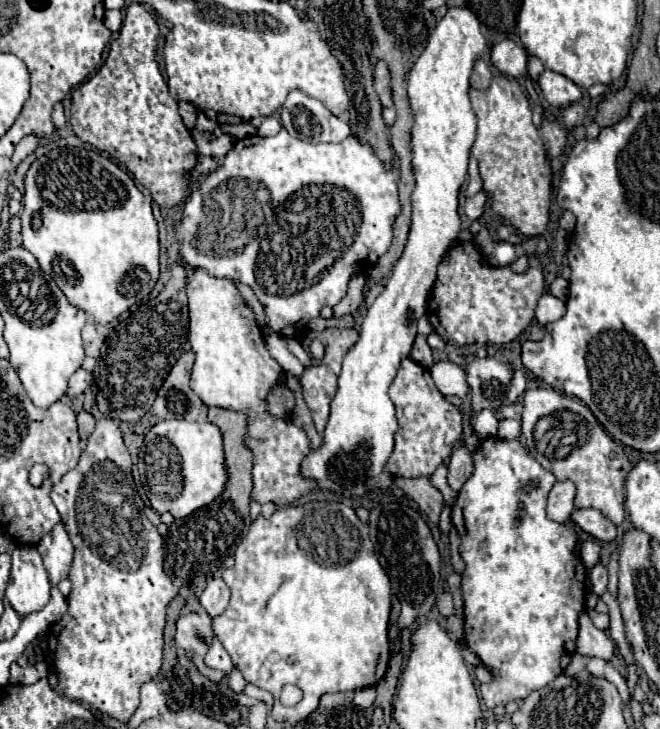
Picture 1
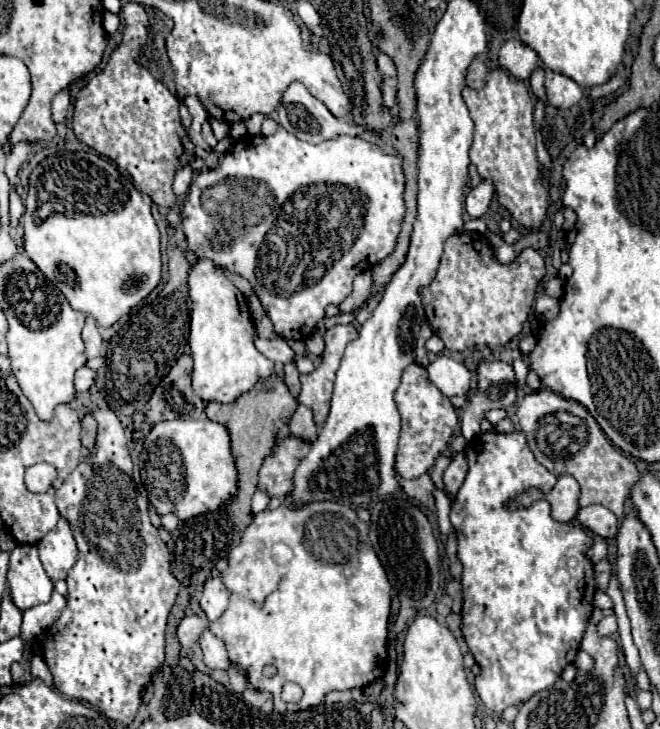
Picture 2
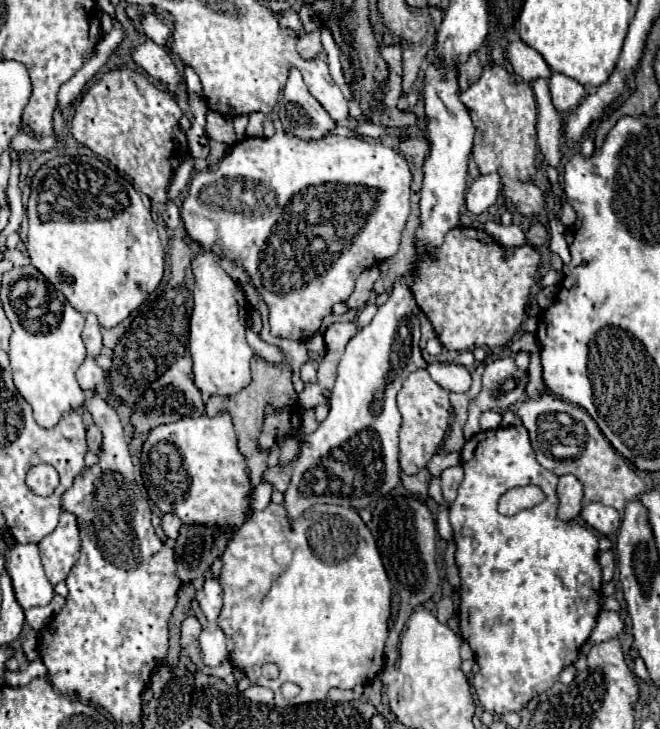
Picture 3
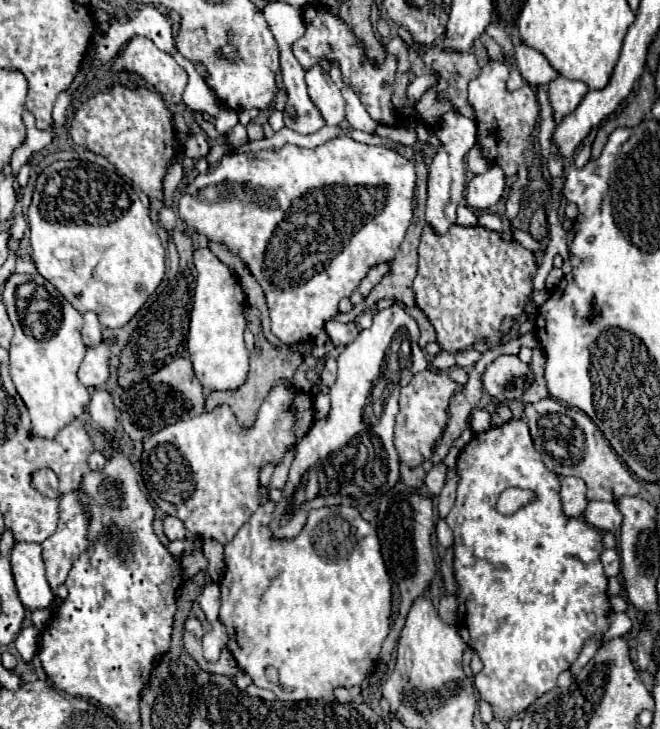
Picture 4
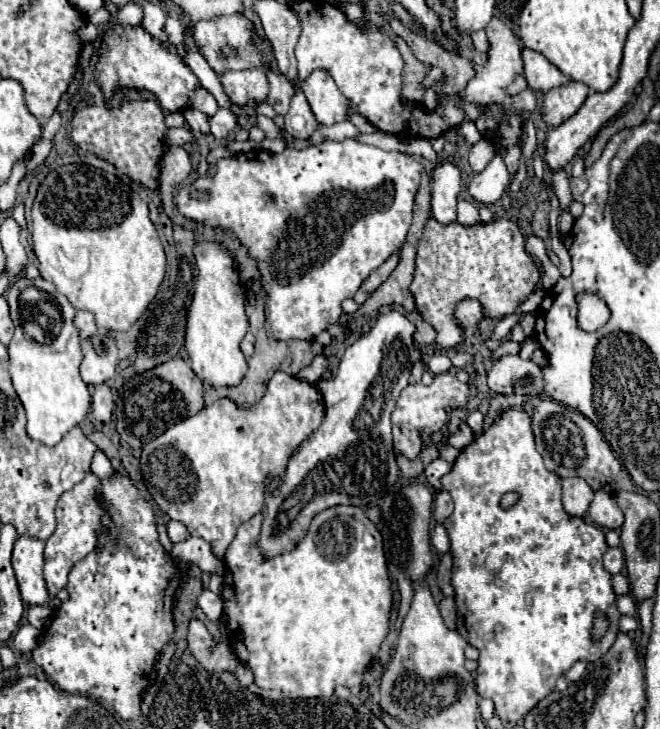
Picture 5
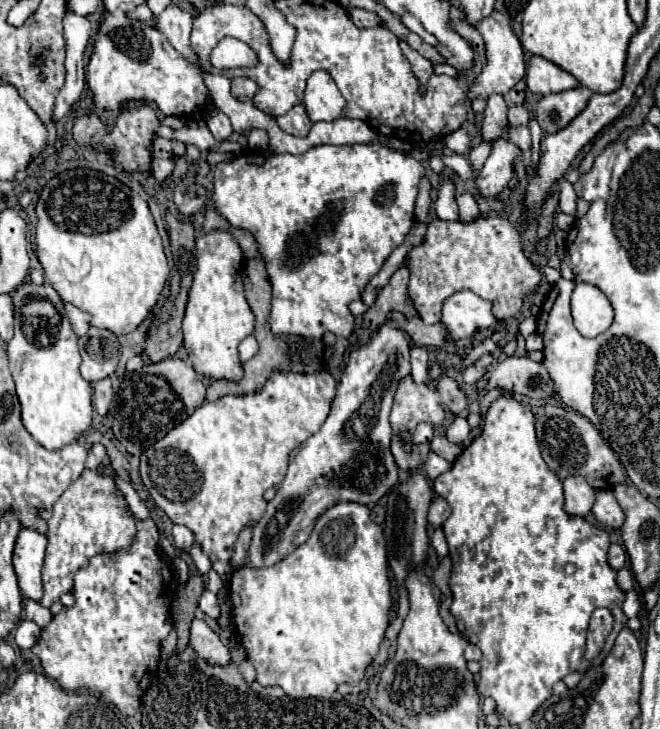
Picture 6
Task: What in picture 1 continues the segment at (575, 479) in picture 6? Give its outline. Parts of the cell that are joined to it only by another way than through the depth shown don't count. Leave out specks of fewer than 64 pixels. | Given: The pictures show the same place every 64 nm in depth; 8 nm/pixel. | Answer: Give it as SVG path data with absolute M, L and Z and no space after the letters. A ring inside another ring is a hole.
M570 480L556 482L554 488L548 494L548 518L554 522L568 522L574 512L574 498L576 498L576 486Z

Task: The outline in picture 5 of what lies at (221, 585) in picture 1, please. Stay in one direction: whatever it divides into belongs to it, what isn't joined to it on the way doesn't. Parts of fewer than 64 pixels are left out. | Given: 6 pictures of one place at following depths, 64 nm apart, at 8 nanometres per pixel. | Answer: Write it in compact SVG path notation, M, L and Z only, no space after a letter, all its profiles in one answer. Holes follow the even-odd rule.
M204 590L204 592L200 594L198 606L200 606L202 612L206 614L206 618L212 620L212 622L216 622L216 620L220 618L220 614L222 614L222 602L220 602L220 598L218 598L216 594L212 594L210 590Z

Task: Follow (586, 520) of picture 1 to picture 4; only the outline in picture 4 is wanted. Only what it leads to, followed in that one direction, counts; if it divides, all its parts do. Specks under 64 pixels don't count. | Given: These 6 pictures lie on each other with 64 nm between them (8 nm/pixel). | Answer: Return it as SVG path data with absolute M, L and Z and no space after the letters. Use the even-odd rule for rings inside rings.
M592 500L584 512L584 518L598 530L618 532L622 524L622 514L614 502Z

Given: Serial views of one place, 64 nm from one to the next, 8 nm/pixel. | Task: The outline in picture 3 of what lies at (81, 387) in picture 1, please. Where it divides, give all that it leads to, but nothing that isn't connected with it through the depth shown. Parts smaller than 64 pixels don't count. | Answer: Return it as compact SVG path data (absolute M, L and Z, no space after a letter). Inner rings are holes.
M86 356L82 366L78 368L76 372L76 378L78 378L78 384L84 388L84 390L94 390L96 384L100 384L104 378L106 378L106 372L98 366L96 358L92 356Z

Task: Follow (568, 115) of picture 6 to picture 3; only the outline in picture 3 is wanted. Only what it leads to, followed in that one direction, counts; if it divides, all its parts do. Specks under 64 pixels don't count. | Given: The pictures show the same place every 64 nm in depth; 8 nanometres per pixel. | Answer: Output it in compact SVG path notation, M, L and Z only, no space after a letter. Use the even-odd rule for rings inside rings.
M552 74L548 78L548 84L550 84L552 102L554 102L554 106L556 106L556 110L560 114L574 110L582 102L582 98L586 94L586 88L580 82L572 80L572 78L564 76L564 74Z

